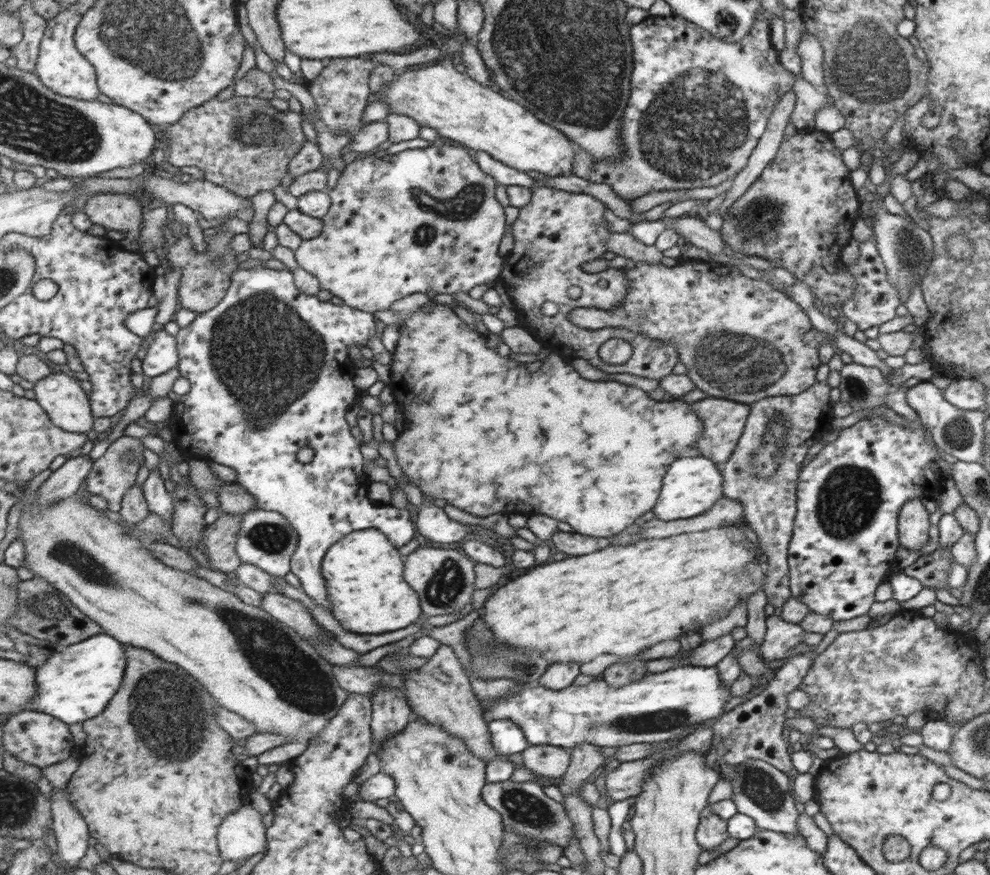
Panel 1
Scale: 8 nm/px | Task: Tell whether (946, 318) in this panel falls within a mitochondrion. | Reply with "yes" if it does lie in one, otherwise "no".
no

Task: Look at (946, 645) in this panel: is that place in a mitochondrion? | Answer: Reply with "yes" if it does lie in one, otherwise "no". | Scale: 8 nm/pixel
no

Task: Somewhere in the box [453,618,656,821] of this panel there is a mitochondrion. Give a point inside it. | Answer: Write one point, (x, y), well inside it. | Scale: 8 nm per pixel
(505, 661)

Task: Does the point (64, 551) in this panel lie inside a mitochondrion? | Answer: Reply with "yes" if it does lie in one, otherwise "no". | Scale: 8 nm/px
yes

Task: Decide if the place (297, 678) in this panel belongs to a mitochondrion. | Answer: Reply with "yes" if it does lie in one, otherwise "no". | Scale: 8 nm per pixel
yes

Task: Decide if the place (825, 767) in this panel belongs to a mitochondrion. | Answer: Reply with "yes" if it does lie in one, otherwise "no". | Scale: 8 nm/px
no

